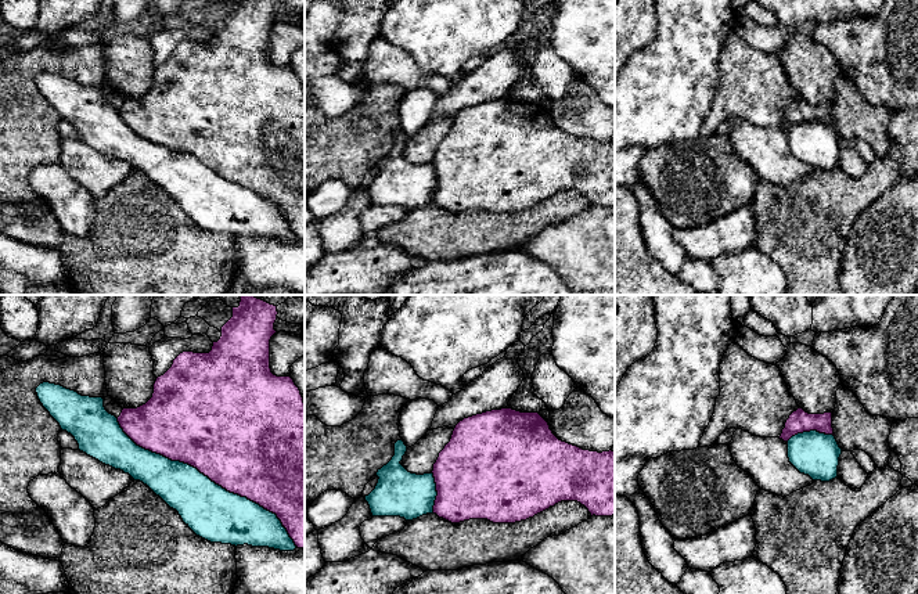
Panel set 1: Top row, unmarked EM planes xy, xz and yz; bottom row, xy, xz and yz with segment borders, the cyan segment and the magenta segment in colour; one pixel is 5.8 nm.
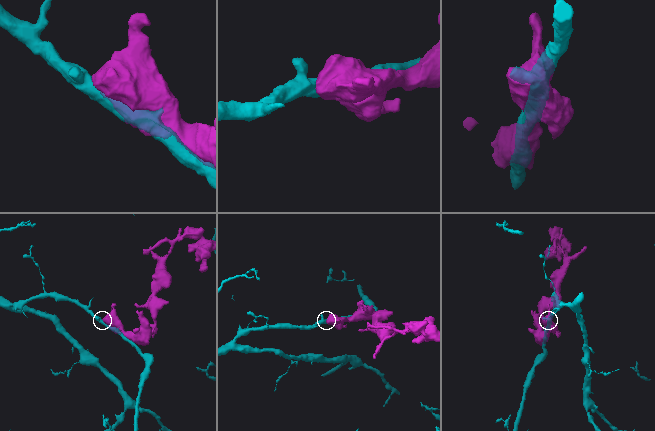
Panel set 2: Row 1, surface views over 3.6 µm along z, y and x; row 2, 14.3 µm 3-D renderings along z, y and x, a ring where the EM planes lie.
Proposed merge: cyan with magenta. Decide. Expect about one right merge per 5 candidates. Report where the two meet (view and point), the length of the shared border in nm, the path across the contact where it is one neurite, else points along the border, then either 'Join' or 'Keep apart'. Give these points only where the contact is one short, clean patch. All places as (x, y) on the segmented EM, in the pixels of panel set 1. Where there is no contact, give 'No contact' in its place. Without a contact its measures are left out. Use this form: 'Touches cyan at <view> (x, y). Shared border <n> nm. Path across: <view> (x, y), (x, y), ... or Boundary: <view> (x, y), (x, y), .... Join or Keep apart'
Touches cyan at xy (208, 478). Shared border 1300 nm. Keep apart

